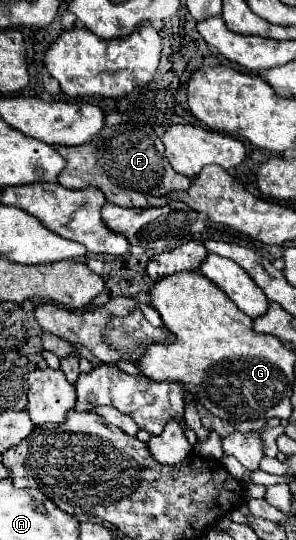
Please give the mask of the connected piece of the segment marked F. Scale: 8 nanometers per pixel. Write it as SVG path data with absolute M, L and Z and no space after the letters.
M120 125L116 129L112 127L104 127L90 143L86 145L78 145L78 147L70 147L70 157L68 155L68 147L58 147L58 153L66 159L66 167L58 177L58 183L68 187L68 189L84 189L84 187L98 187L104 195L106 201L116 203L120 207L148 207L148 197L164 197L170 191L186 191L192 181L180 173L176 173L172 169L172 165L168 163L166 155L164 155L164 145L158 139L158 135L154 133L154 129L148 127L134 127L134 125Z

